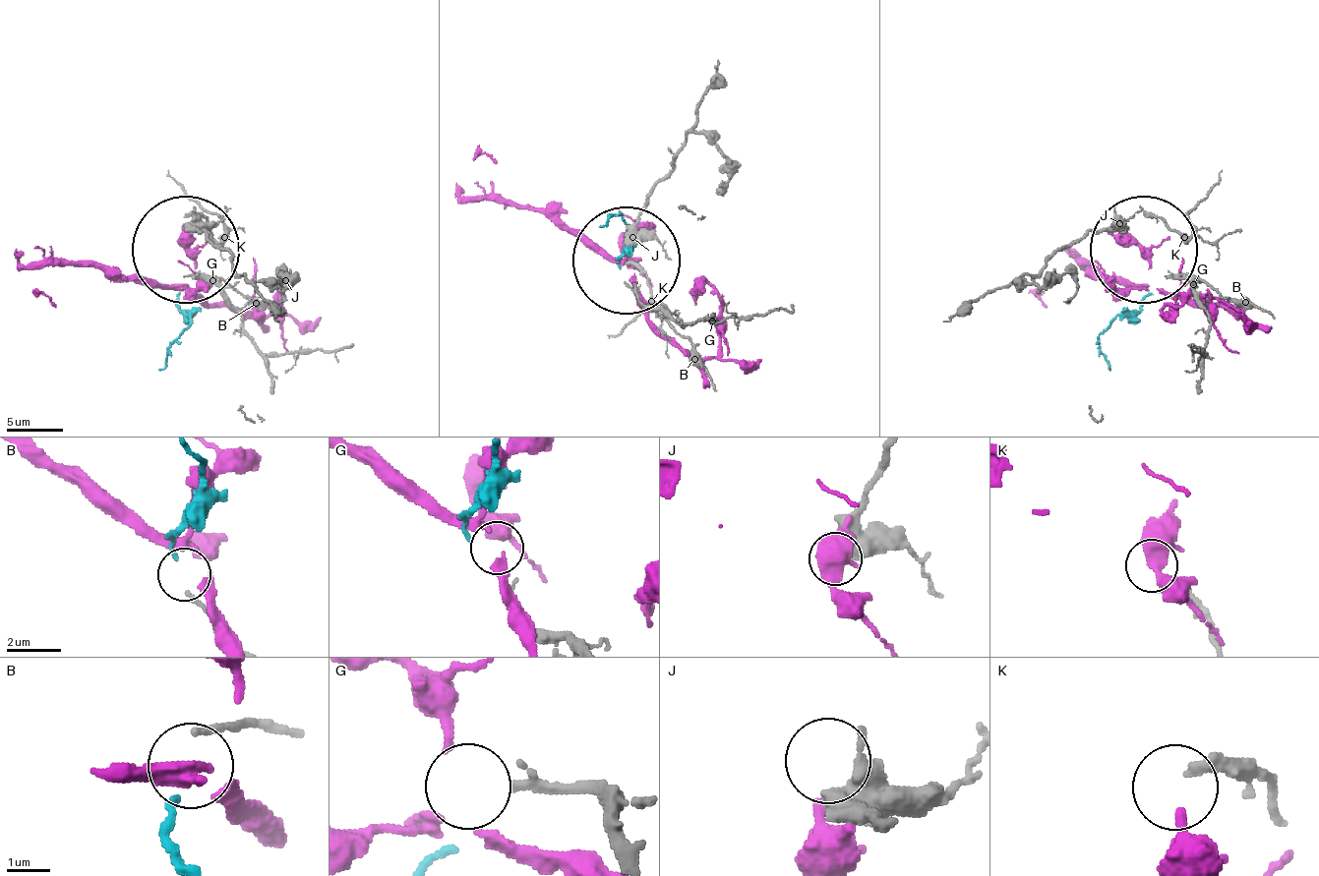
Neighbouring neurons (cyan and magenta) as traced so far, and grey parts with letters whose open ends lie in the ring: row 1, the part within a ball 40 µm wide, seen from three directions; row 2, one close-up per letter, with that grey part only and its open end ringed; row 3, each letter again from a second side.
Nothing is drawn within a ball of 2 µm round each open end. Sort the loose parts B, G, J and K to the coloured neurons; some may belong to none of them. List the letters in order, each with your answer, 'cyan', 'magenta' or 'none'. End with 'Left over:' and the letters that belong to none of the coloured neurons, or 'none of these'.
B: cyan
G: none
J: none
K: none
Left over: G, J, K

